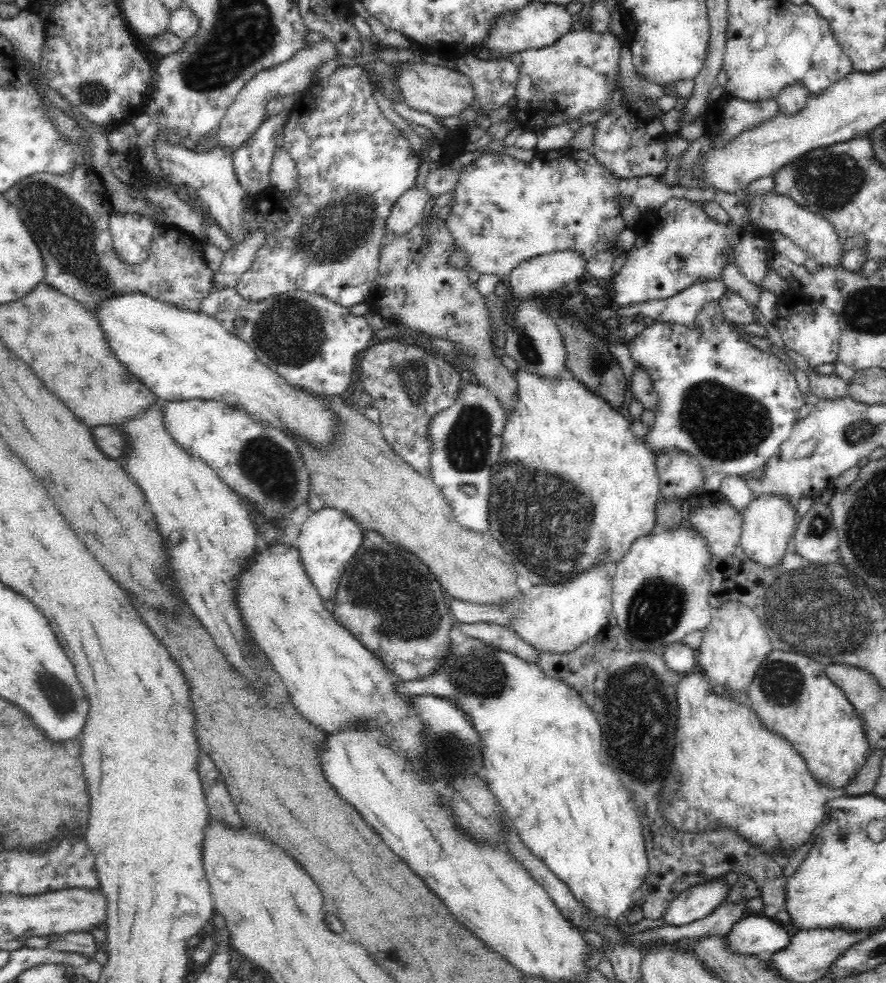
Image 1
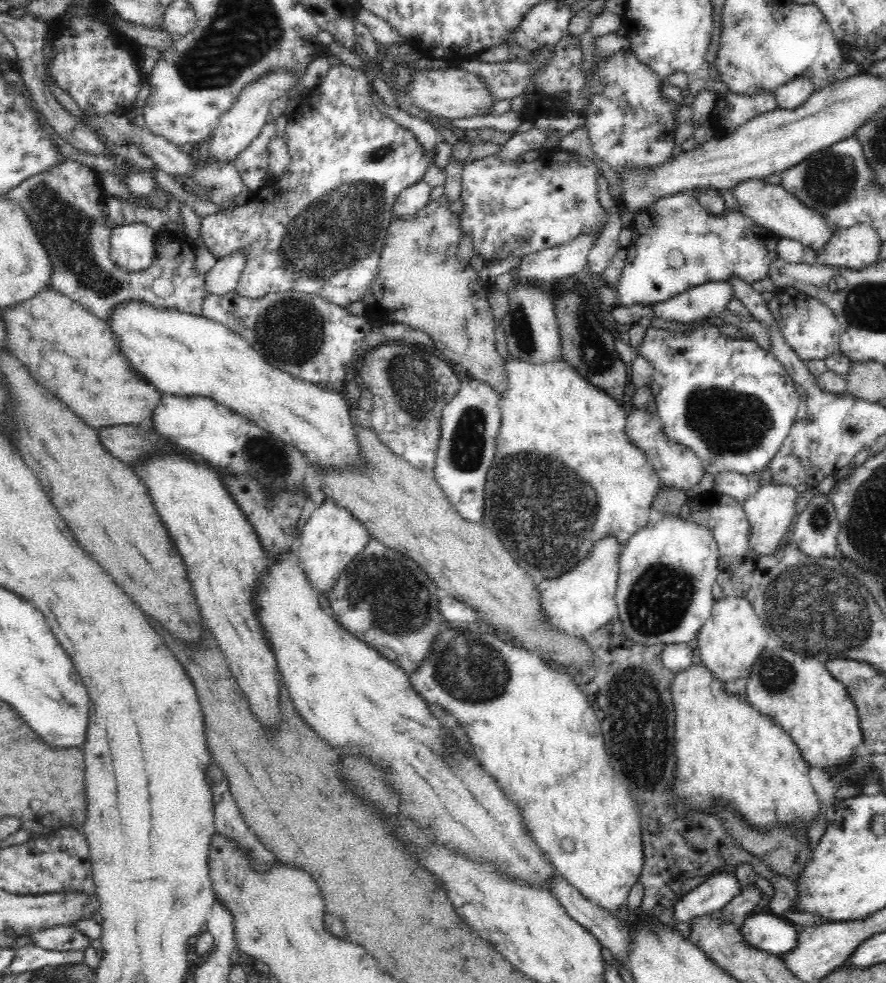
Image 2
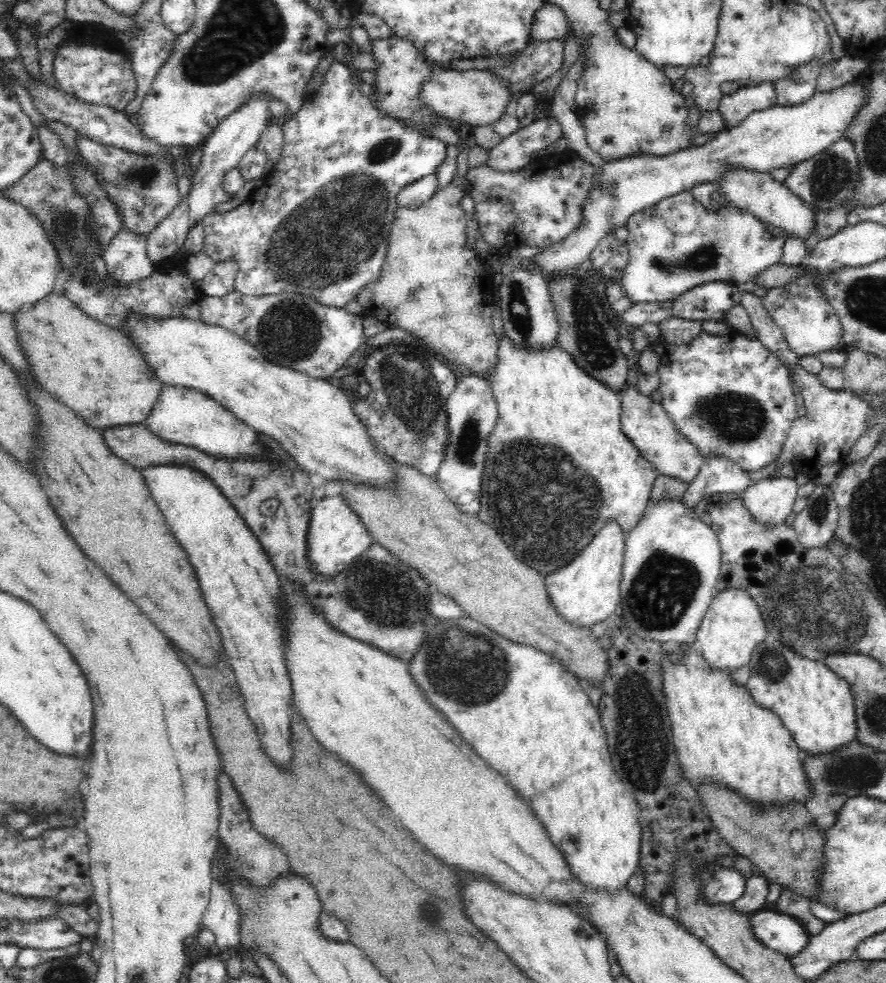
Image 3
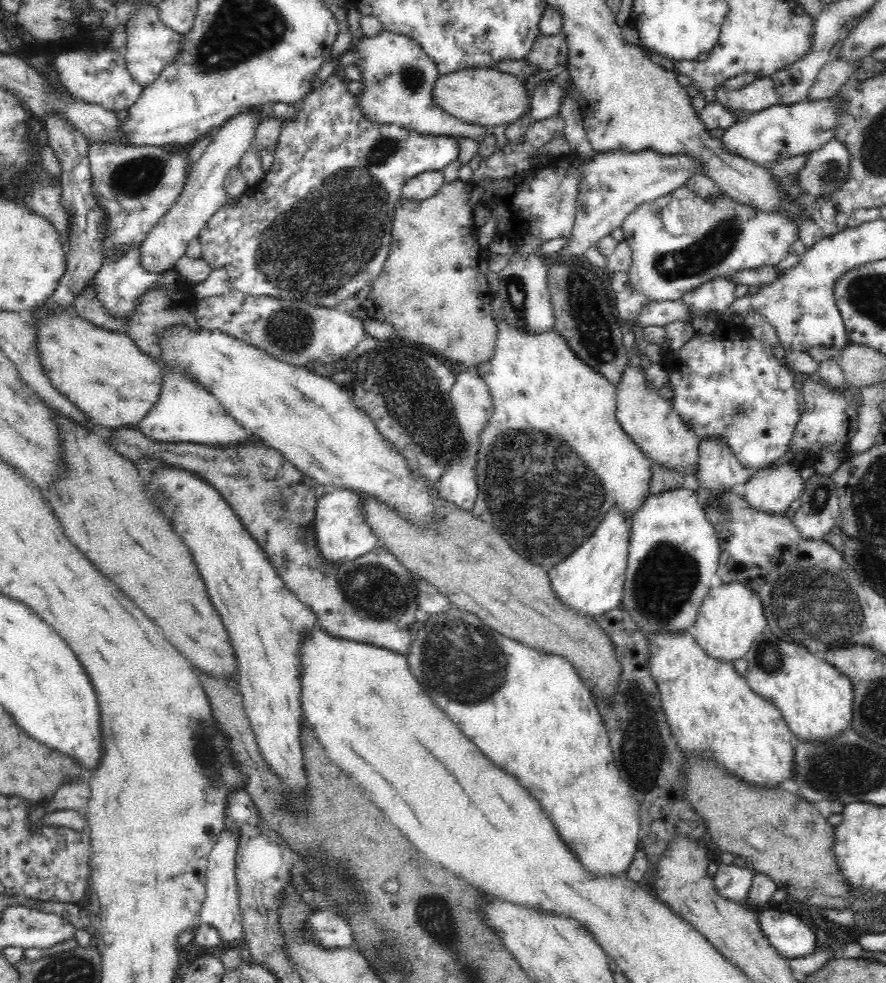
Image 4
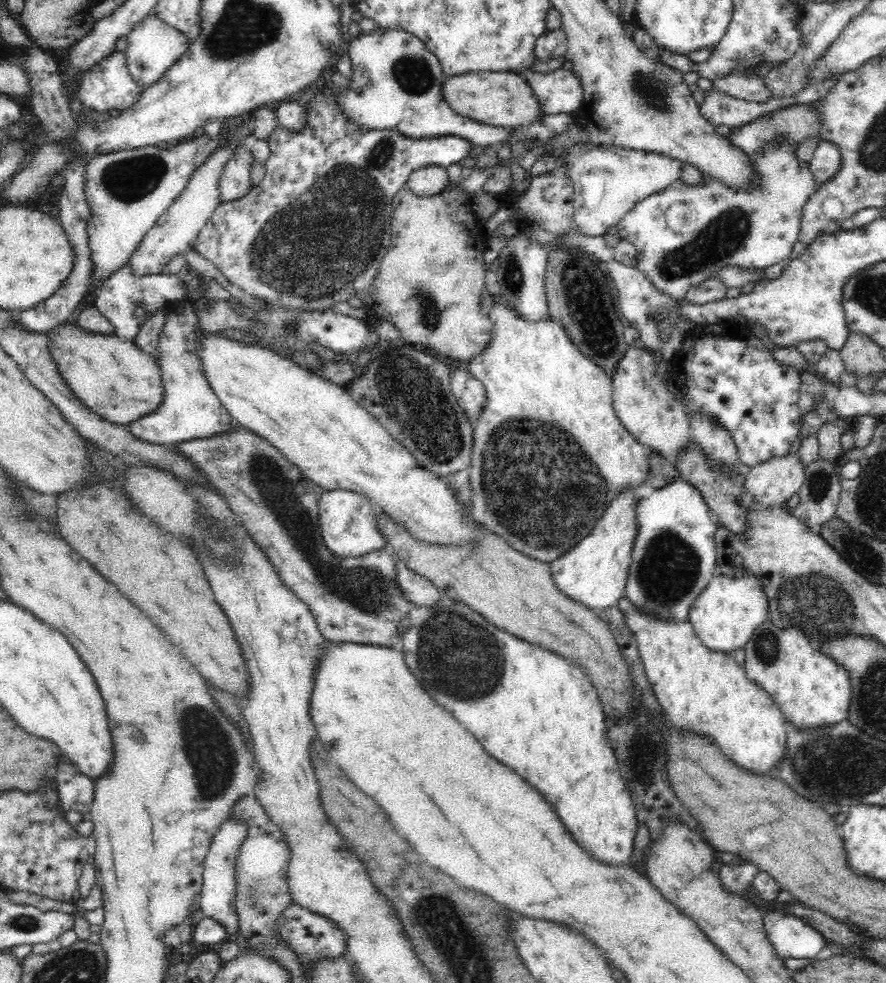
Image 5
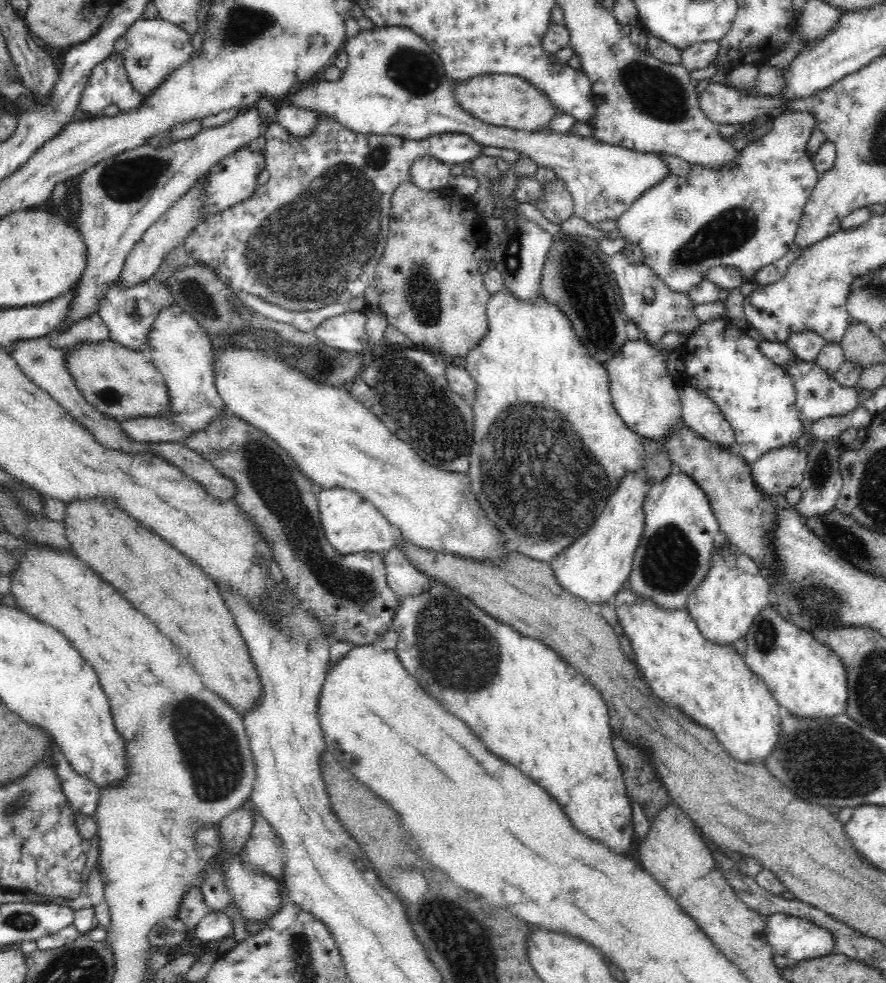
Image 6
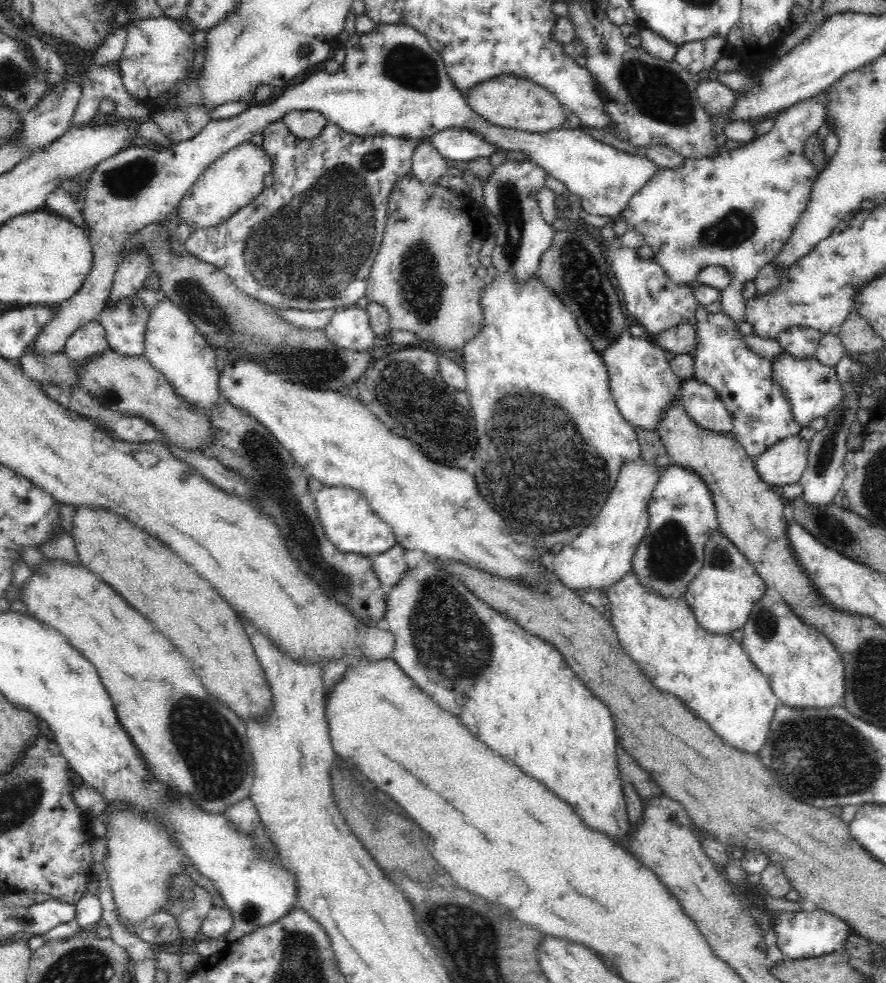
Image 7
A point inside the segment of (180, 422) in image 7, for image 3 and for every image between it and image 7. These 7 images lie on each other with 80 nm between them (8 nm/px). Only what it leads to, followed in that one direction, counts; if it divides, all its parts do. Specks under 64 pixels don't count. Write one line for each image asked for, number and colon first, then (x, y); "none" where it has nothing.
3: (93, 369)
4: (104, 373)
5: (110, 375)
6: (122, 384)

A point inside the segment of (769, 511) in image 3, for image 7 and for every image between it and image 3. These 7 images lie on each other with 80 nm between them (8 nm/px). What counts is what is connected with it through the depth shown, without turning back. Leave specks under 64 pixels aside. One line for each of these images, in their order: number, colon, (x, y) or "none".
4: (770, 490)
5: (771, 484)
6: (777, 472)
7: (784, 463)

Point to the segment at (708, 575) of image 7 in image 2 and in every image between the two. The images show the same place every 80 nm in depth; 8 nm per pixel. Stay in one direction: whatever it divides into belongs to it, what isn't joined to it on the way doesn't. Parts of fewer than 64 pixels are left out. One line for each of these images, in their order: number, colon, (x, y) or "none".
2: (734, 637)
3: (732, 628)
4: (731, 617)
5: (724, 617)
6: (724, 606)

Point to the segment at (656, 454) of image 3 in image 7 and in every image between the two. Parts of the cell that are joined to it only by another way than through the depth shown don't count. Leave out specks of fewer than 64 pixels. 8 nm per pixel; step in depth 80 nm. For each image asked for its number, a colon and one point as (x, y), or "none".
4: (645, 414)
5: (649, 409)
6: (646, 397)
7: (643, 386)

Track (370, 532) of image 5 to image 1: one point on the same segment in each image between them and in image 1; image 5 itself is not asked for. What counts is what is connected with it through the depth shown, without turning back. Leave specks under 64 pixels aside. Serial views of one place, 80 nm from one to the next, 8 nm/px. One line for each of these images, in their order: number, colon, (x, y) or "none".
1: (328, 541)
2: (331, 538)
3: (336, 537)
4: (341, 534)

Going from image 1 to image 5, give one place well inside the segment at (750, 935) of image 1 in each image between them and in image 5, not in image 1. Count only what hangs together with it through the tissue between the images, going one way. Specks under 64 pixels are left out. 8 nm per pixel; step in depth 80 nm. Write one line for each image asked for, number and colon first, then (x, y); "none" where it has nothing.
2: (767, 932)
3: (782, 933)
4: (785, 931)
5: (791, 937)

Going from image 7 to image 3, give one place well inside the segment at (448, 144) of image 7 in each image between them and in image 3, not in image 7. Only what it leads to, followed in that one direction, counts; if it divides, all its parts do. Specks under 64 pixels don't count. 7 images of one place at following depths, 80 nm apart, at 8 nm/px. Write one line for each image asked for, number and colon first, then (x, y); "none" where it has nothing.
3: (318, 225)
4: (317, 228)
5: (314, 232)
6: (314, 234)

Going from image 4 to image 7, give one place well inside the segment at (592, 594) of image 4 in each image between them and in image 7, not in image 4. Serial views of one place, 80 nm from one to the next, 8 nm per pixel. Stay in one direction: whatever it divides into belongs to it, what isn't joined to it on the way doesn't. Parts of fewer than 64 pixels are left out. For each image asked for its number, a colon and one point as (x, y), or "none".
5: (594, 573)
6: (597, 566)
7: (603, 554)

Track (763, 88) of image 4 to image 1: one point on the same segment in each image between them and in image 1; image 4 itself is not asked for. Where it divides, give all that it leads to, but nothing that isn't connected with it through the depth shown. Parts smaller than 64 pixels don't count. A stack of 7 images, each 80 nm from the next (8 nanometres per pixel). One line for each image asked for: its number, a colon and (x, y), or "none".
1: (726, 118)
2: (731, 111)
3: (734, 108)

